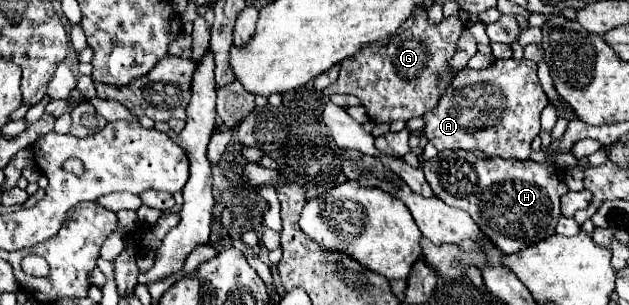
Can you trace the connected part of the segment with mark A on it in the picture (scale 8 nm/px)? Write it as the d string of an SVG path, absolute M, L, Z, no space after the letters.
M498 59L480 71L462 69L438 107L424 115L424 133L438 151L478 149L492 157L528 159L530 143L540 133L540 113L546 105L548 97L538 83L536 63L528 59Z

